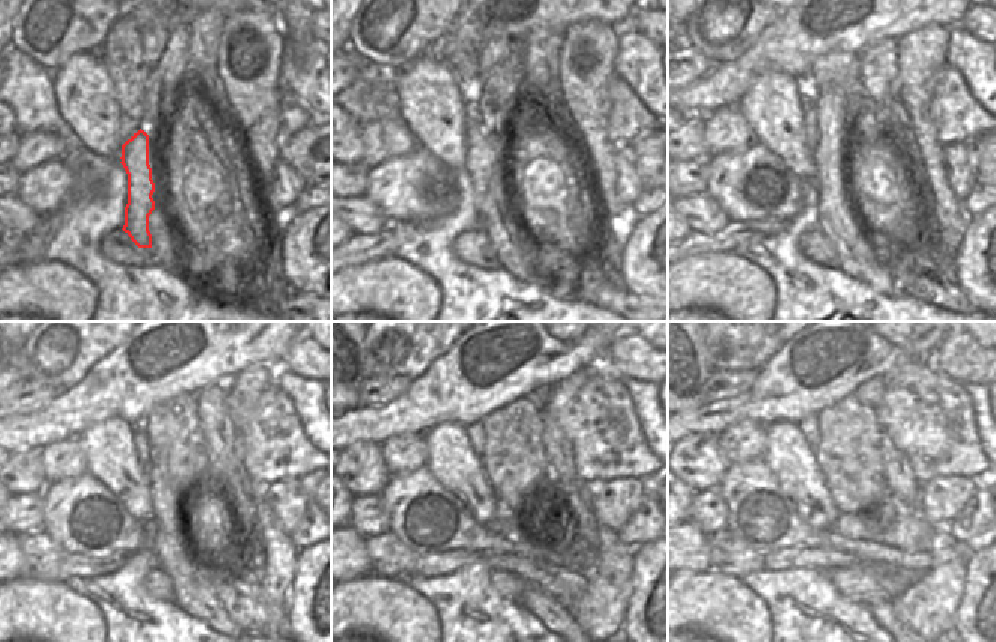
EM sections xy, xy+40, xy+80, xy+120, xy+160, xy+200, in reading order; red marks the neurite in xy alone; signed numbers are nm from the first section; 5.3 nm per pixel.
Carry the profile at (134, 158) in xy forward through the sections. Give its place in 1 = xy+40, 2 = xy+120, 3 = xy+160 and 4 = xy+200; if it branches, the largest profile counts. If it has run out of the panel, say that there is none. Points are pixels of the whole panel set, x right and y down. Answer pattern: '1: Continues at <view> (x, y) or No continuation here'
1: Continues at xy+40 (476, 171)
2: Continues at xy+120 (140, 437)
3: Continues at xy+160 (474, 431)
4: Continues at xy+200 (809, 426)

